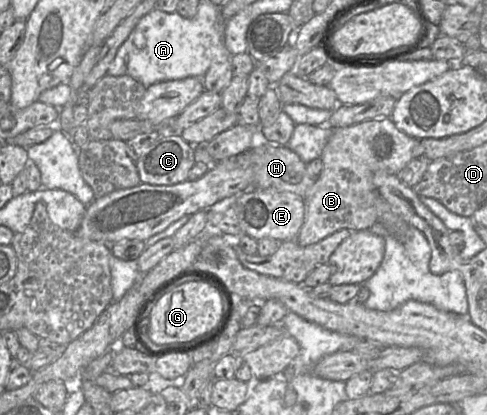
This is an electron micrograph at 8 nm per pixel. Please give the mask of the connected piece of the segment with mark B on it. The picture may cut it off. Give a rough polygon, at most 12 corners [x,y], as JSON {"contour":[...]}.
{"contour":[[391,118],[333,129],[298,244],[377,222],[375,172],[423,156]]}

